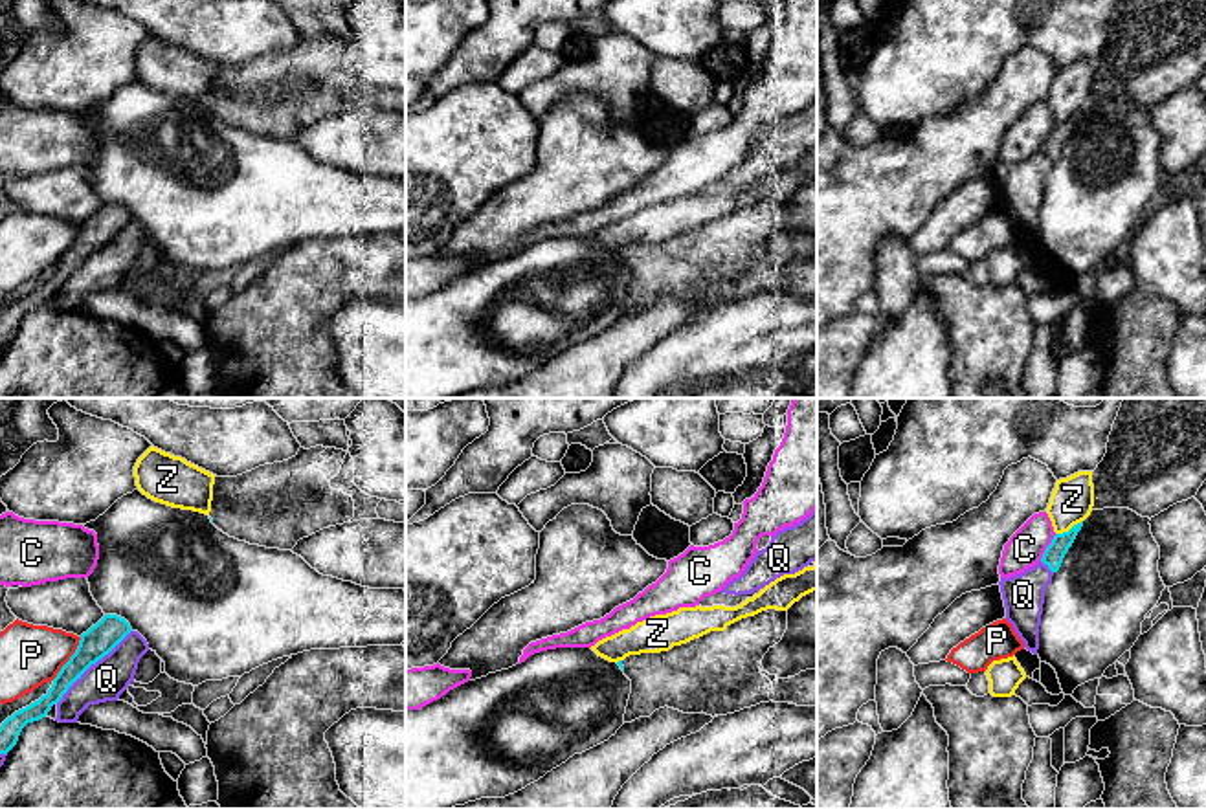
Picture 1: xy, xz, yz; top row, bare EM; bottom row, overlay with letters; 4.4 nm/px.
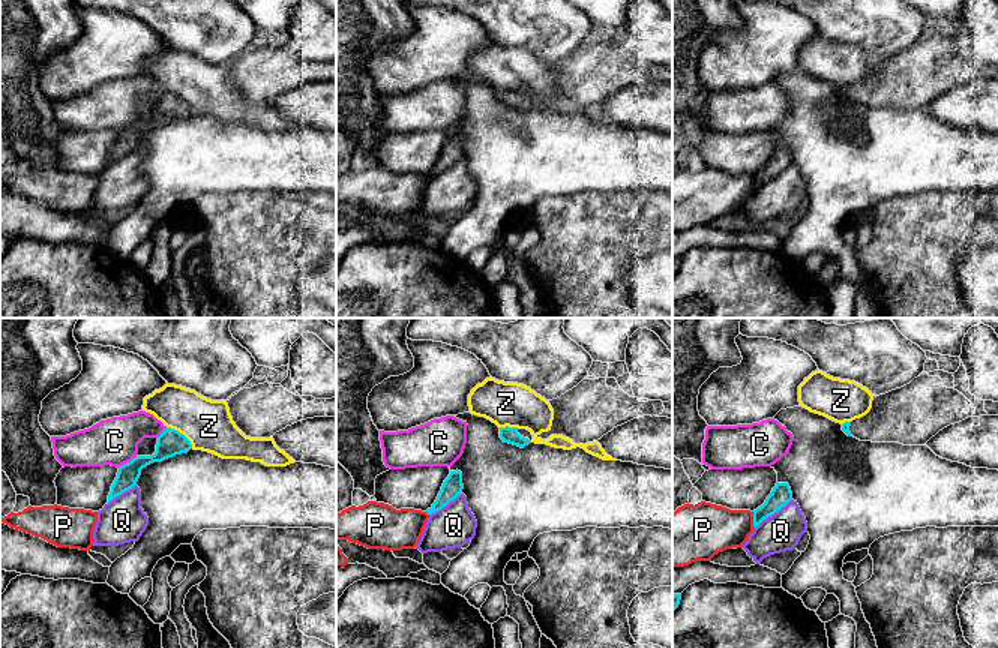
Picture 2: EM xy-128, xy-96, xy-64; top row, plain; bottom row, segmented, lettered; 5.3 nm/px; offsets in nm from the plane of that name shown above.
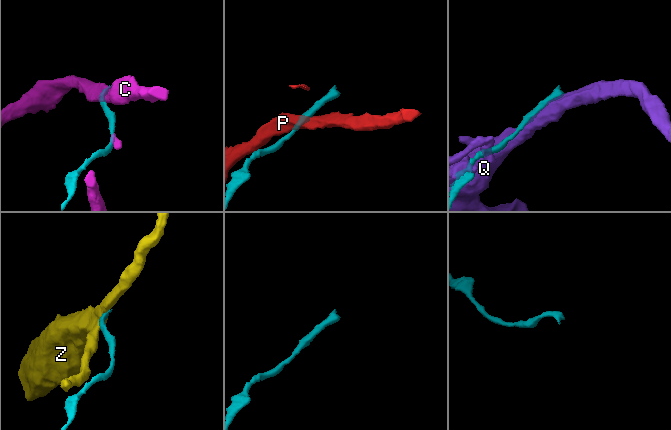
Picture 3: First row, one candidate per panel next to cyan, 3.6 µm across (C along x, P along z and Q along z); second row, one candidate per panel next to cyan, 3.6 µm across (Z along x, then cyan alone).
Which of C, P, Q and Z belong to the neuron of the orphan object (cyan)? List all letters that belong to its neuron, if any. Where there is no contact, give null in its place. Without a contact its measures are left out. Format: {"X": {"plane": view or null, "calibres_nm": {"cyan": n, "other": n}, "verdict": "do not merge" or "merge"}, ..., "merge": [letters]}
{"C": {"plane": "yz", "calibres_nm": {"cyan": 90, "other": 160}, "verdict": "do not merge"}, "P": {"plane": "xy", "calibres_nm": {"cyan": 140, "other": 280}, "verdict": "do not merge"}, "Q": {"plane": "xy", "calibres_nm": {"cyan": 140, "other": 180}, "verdict": "do not merge"}, "Z": {"plane": "yz", "calibres_nm": {"cyan": 90, "other": 190}, "verdict": "do not merge"}, "merge": []}

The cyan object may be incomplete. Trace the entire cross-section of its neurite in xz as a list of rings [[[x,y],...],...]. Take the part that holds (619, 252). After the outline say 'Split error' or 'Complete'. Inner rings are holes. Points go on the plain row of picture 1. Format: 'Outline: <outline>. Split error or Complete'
Outline: [[[767,198],[668,240],[619,249],[631,270],[624,312],[664,295],[712,306],[769,290],[817,295],[817,259],[773,272],[760,262],[764,244],[786,218],[787,200]]]. Split error

